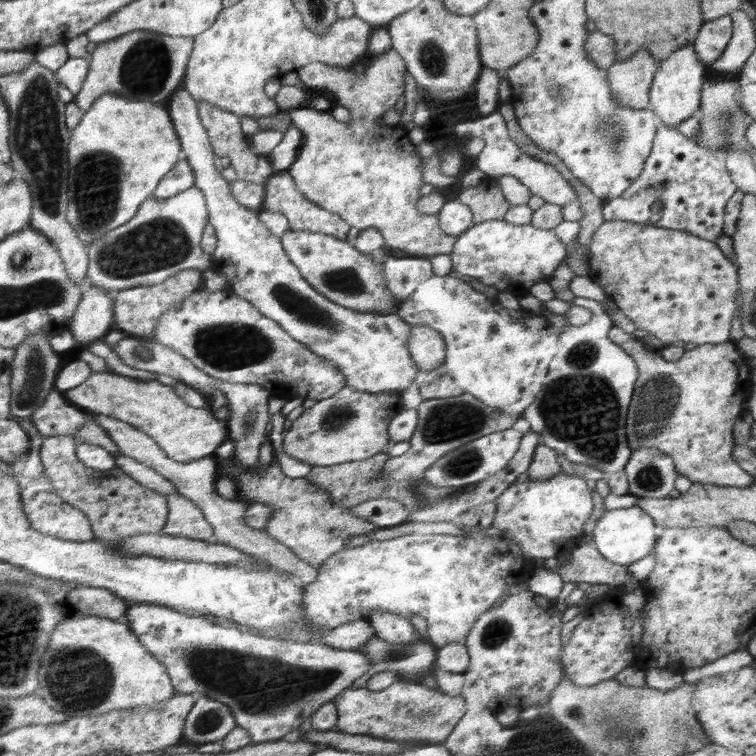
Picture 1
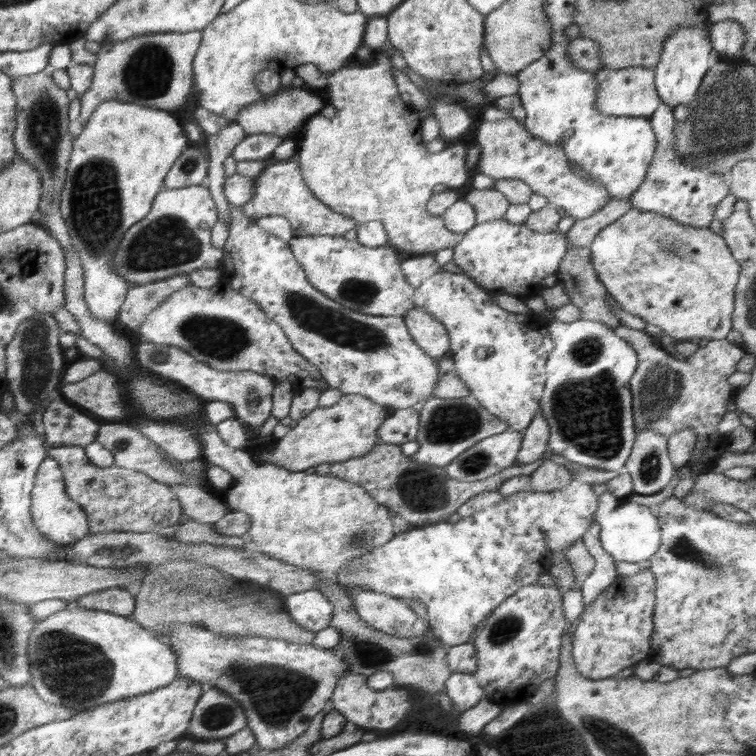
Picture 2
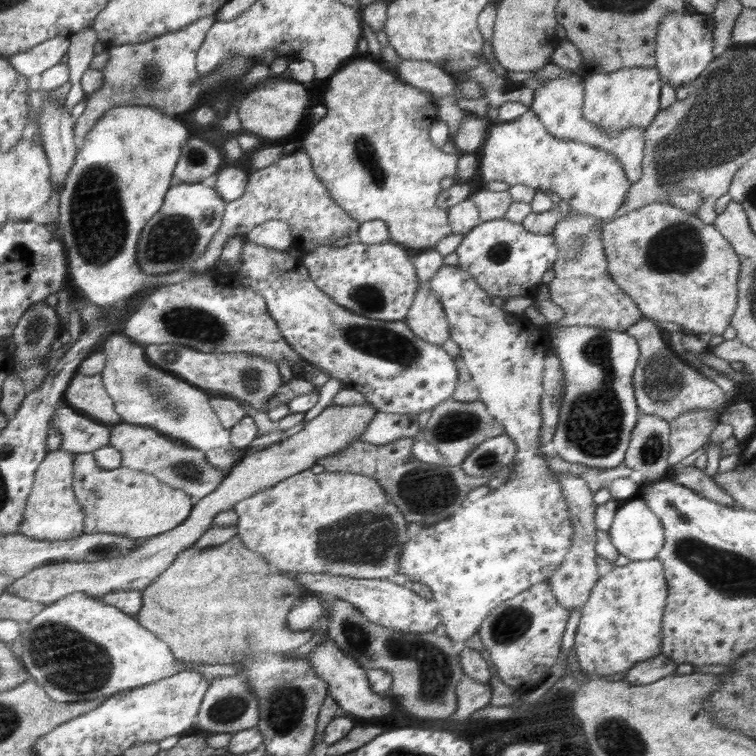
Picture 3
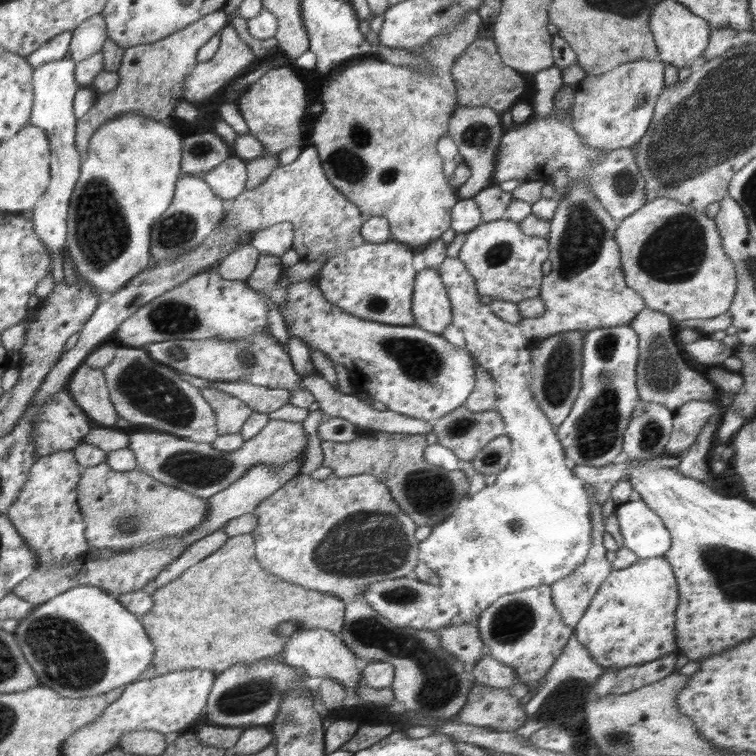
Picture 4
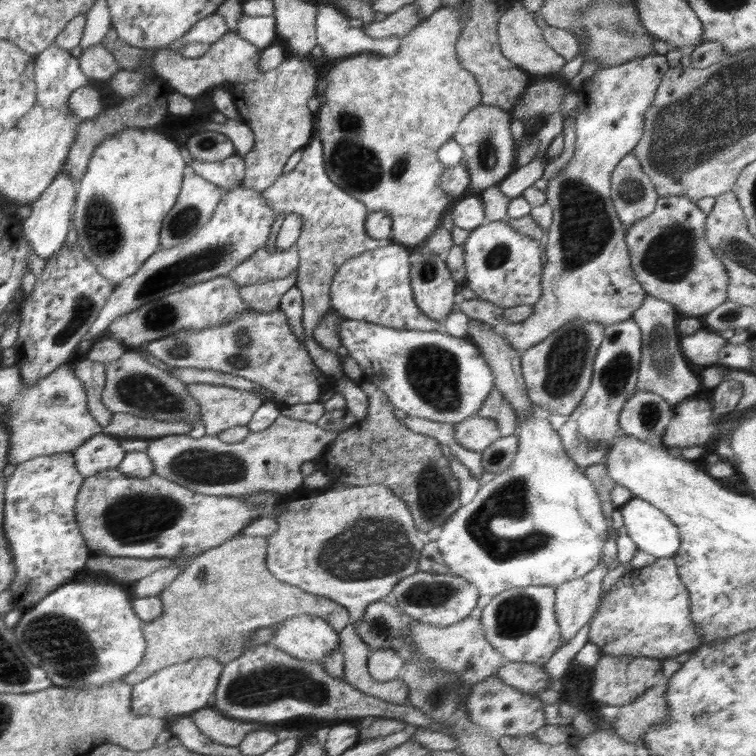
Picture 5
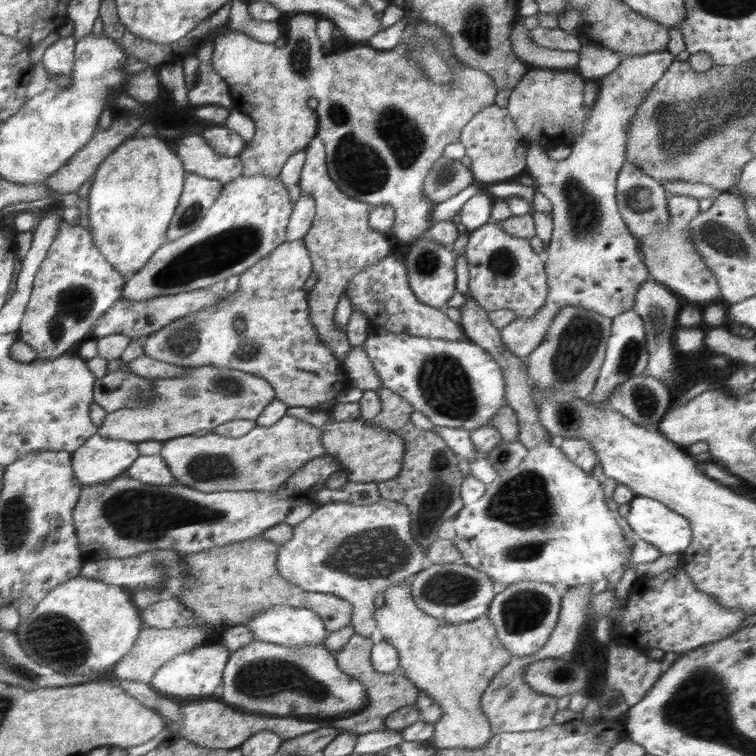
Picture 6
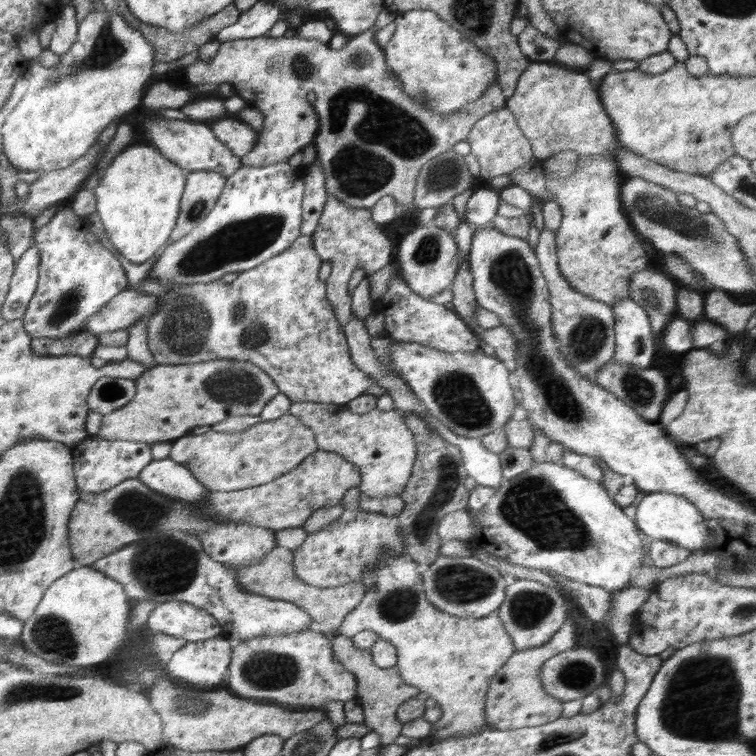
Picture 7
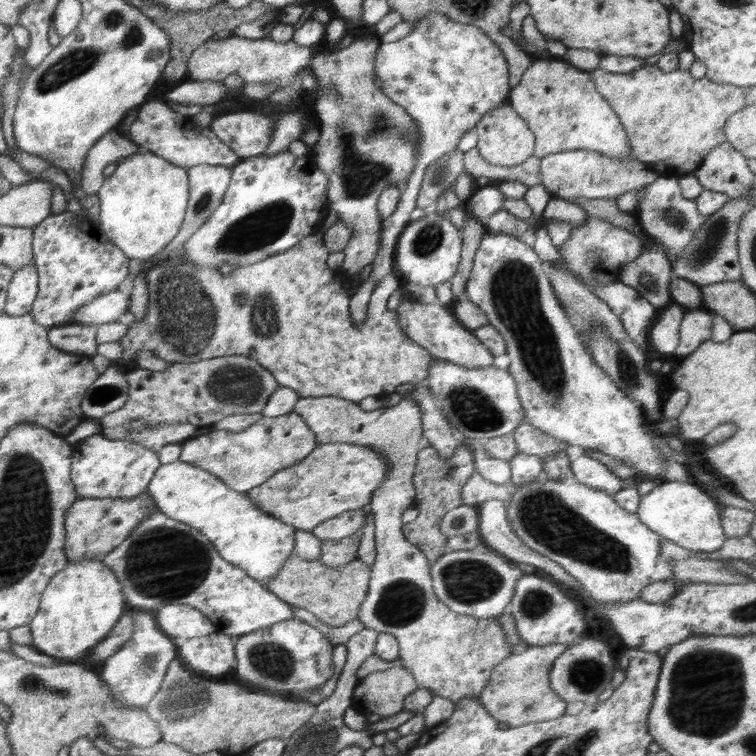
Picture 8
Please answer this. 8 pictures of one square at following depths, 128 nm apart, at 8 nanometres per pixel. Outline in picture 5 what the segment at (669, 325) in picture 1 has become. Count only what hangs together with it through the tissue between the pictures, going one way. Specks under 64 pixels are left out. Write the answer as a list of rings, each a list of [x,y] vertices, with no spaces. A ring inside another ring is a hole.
[[[673,195],[660,197],[654,210],[629,226],[625,236],[634,278],[640,283],[645,294],[671,304],[680,317],[707,315],[728,301],[729,276],[726,267],[705,239],[707,215],[698,208],[695,201],[688,198]]]

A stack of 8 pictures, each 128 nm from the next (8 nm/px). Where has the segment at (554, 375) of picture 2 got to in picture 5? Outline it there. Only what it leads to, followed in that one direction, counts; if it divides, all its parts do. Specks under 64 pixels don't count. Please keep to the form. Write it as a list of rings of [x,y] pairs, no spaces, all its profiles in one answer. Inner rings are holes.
[[[631,317],[605,326],[603,335],[603,341],[594,357],[593,375],[588,391],[568,421],[557,431],[566,455],[580,470],[604,462],[616,437],[622,436],[618,422],[620,411],[636,392],[641,361],[641,330]]]

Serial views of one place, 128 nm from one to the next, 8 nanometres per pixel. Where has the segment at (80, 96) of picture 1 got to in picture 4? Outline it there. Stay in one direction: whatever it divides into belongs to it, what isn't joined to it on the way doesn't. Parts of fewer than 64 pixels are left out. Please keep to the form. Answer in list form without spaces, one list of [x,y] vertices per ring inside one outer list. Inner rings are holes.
[[[223,9],[211,12],[182,30],[177,30],[169,37],[158,42],[132,46],[126,49],[120,61],[117,73],[118,86],[111,91],[98,94],[92,108],[77,119],[75,145],[82,157],[89,149],[90,137],[100,130],[102,125],[124,113],[139,114],[157,121],[174,114],[179,102],[185,100],[185,82],[194,70],[198,50],[218,34],[229,20]]]

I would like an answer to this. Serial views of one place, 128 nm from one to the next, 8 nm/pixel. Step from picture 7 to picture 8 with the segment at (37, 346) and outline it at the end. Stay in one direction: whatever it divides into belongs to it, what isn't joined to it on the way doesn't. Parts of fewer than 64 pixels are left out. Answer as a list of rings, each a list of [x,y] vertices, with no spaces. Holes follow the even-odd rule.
[[[69,322],[66,325],[50,329],[46,335],[48,343],[58,350],[79,353],[90,357],[97,355],[95,324]]]

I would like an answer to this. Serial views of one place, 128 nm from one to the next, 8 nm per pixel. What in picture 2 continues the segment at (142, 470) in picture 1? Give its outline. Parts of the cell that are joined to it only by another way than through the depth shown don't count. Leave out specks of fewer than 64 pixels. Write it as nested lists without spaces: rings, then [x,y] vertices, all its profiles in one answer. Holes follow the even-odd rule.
[[[166,484],[178,497],[180,506],[186,518],[200,522],[200,524],[213,525],[230,510],[224,501],[214,491],[208,491],[192,484]]]

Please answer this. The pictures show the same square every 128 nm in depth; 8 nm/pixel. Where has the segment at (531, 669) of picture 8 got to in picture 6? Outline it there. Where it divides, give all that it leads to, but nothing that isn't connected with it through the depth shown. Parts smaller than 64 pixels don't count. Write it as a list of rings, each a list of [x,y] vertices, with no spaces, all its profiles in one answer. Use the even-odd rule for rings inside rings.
[[[585,584],[565,588],[562,593],[559,617],[552,634],[548,637],[546,644],[536,653],[530,656],[514,656],[513,659],[502,668],[490,680],[486,690],[482,693],[480,706],[486,715],[494,734],[496,732],[522,732],[536,730],[548,726],[554,720],[558,712],[557,697],[540,694],[531,689],[523,681],[524,670],[533,662],[546,659],[558,658],[563,654],[571,653],[578,642],[582,625],[593,615],[592,586]]]

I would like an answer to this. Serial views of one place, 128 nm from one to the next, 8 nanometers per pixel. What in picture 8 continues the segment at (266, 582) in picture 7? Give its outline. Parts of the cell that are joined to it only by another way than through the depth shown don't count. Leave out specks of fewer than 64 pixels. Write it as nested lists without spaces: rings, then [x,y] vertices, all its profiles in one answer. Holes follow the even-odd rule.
[[[290,555],[274,578],[265,587],[272,593],[297,608],[312,612],[320,622],[328,626],[342,626],[356,618],[362,601],[366,598],[371,568],[360,559],[344,566],[328,568],[318,561],[307,561]]]

